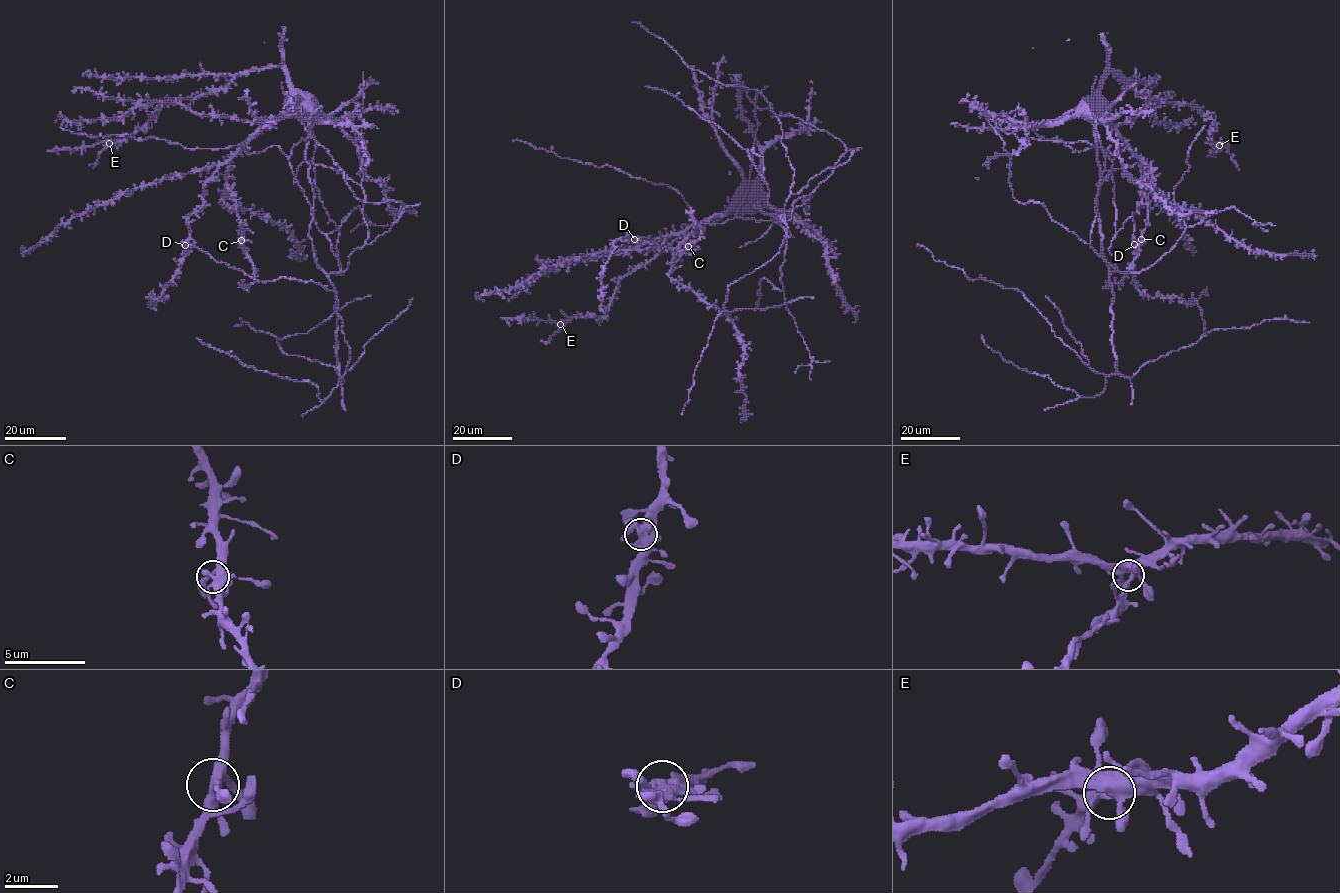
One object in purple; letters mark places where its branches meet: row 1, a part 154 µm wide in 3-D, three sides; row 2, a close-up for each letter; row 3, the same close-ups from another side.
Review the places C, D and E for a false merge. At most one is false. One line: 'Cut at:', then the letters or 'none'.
Cut at: none

